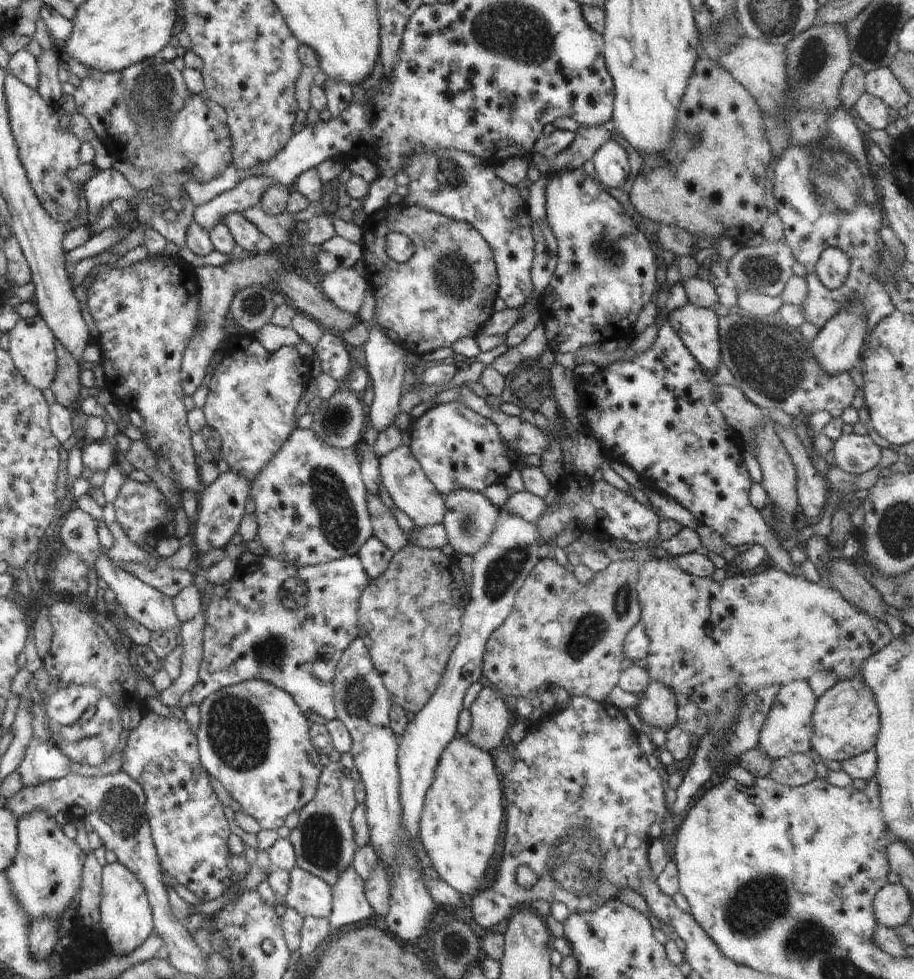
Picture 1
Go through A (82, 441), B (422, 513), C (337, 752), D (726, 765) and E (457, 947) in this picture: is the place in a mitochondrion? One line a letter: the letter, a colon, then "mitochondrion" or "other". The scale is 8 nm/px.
A: other
B: other
C: other
D: other
E: mitochondrion

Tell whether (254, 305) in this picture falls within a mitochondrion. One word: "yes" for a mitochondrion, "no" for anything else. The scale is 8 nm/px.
yes

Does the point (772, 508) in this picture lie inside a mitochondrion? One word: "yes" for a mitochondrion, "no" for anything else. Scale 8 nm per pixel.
no

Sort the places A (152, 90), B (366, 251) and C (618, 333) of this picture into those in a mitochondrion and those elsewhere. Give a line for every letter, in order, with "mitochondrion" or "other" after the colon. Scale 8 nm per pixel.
A: mitochondrion
B: other
C: other

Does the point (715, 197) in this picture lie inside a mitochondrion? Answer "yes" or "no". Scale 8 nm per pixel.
no

